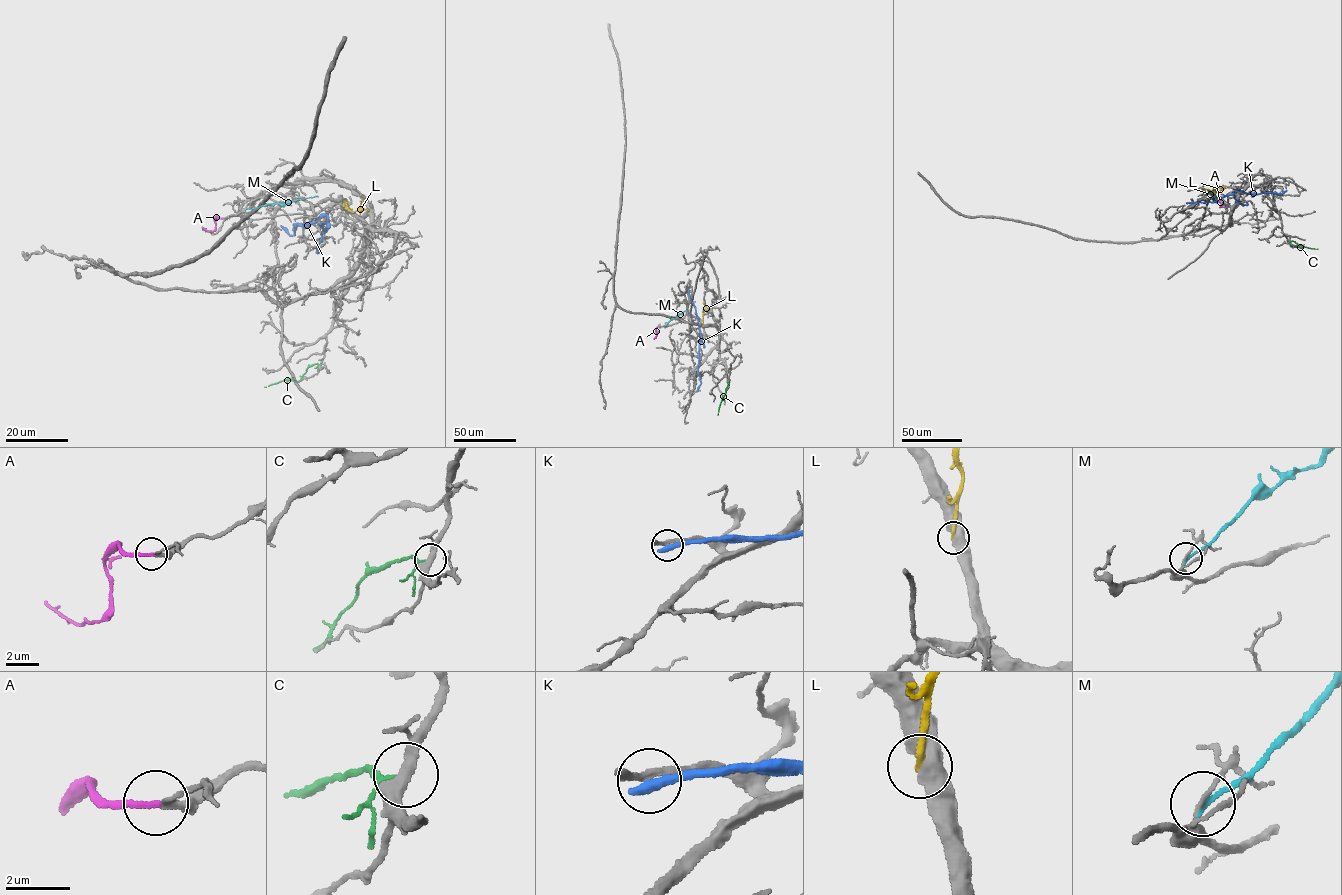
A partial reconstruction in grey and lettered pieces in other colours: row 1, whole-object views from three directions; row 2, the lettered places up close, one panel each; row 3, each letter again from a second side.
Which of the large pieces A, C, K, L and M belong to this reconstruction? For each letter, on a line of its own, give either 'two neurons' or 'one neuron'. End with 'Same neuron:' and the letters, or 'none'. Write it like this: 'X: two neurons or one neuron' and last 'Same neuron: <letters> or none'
A: one neuron
C: two neurons
K: two neurons
L: two neurons
M: two neurons
Same neuron: A

